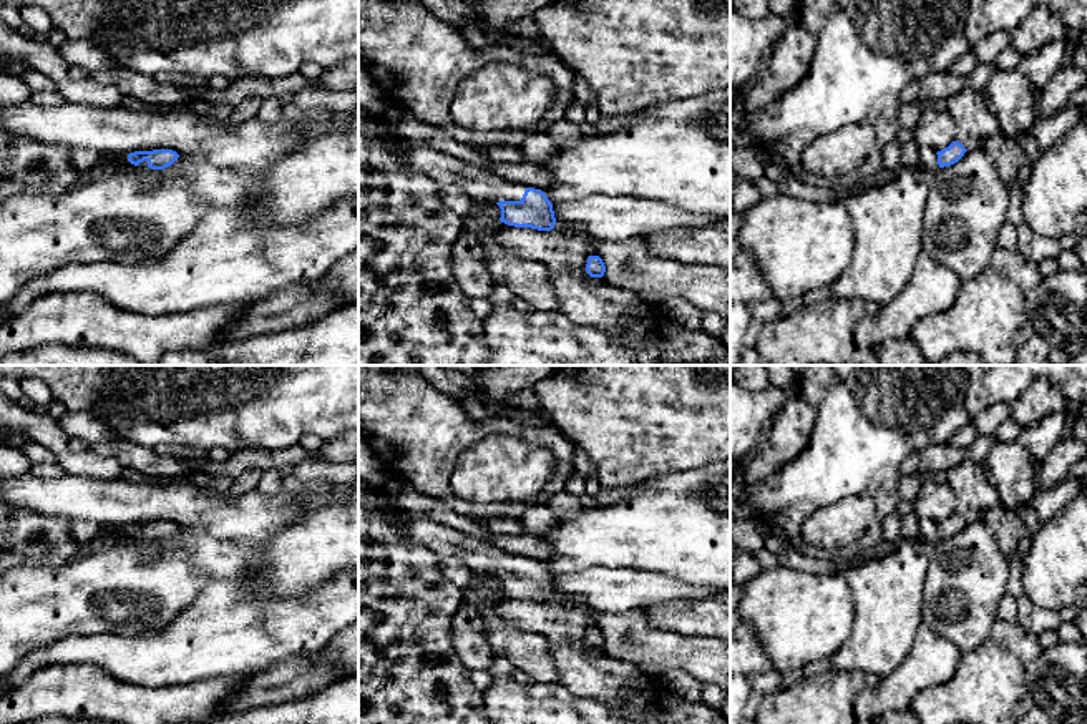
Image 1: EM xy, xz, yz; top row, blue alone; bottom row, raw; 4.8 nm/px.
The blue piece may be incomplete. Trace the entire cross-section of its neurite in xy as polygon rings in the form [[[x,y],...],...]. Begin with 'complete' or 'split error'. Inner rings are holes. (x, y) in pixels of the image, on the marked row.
split error; [[[153,149],[153,151],[134,151],[124,156],[103,156],[103,161],[119,166],[119,168],[133,168],[133,169],[164,169],[171,166],[179,154],[173,149]]]

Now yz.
split error; [[[953,141],[948,148],[938,153],[929,148],[923,148],[919,151],[919,164],[936,173],[939,168],[958,163],[966,151],[968,149],[959,141]]]

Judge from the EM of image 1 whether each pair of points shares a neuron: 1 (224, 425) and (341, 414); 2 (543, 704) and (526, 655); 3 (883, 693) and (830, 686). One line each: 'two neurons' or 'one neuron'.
1: one neuron
2: two neurons
3: two neurons

